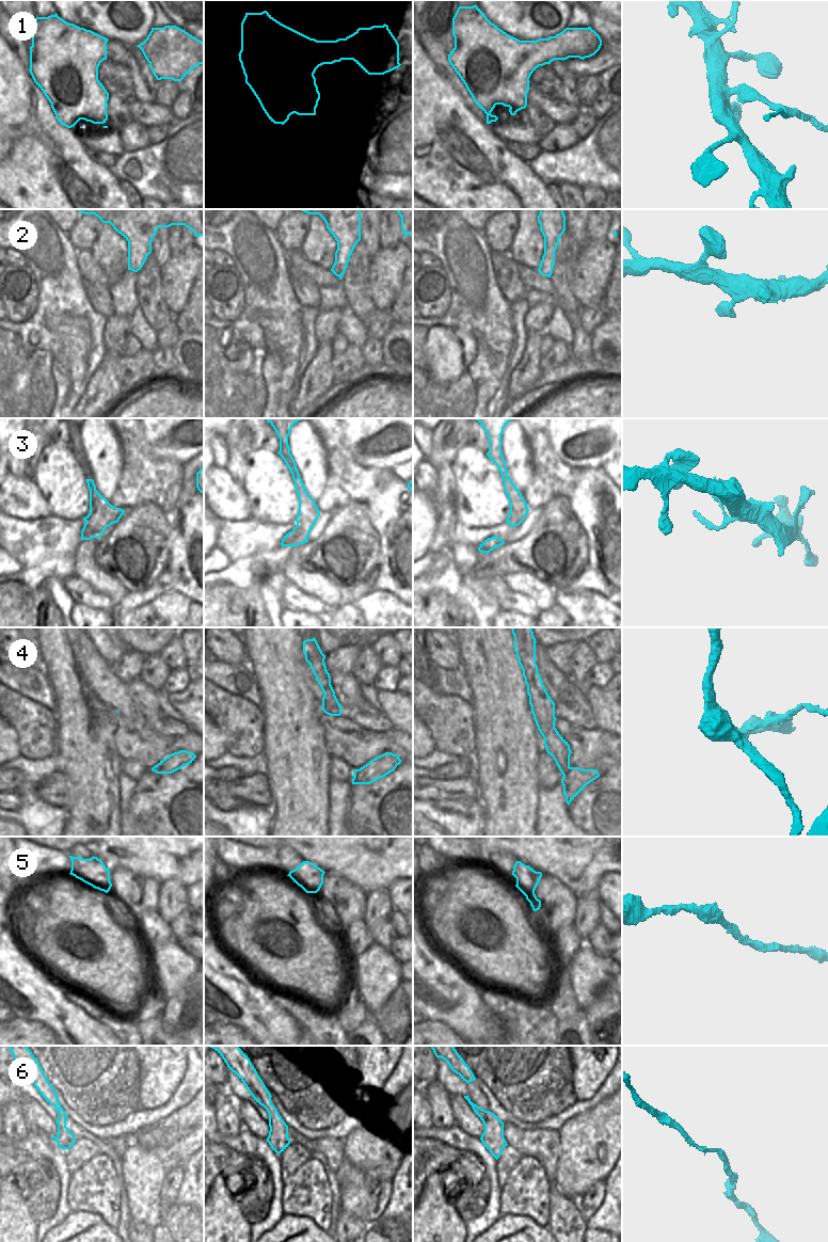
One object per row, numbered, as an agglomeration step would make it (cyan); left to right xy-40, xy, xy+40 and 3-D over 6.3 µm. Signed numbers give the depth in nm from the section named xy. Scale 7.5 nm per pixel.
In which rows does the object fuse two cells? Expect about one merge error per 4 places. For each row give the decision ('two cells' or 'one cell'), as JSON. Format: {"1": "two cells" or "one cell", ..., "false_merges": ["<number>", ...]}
{"1": "two cells", "2": "one cell", "3": "one cell", "4": "two cells", "5": "one cell", "6": "one cell", "false_merges": ["1", "4"]}

